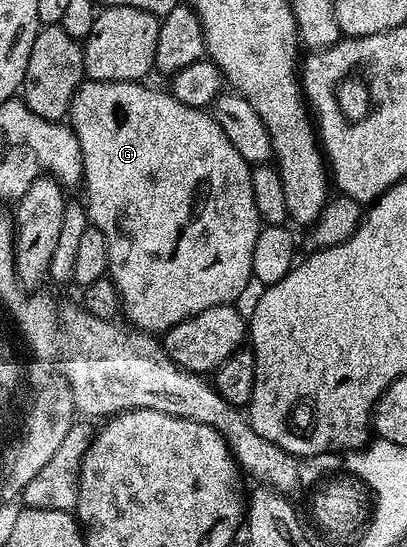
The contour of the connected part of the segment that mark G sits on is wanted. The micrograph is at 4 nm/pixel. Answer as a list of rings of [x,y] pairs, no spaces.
[[[85,80],[81,82],[80,87],[76,89],[74,99],[68,108],[67,125],[71,126],[76,131],[78,136],[78,144],[82,148],[82,164],[84,165],[84,180],[82,183],[82,191],[88,197],[86,201],[86,209],[88,213],[88,221],[91,225],[96,226],[106,236],[106,248],[108,249],[108,272],[107,277],[112,279],[112,283],[116,285],[116,291],[120,297],[123,317],[128,317],[133,327],[138,330],[143,330],[153,336],[163,335],[165,330],[174,328],[178,324],[182,324],[186,319],[192,318],[195,314],[206,312],[206,308],[214,308],[215,306],[227,306],[235,303],[236,297],[247,288],[248,282],[253,281],[252,277],[252,257],[254,256],[254,244],[258,240],[262,229],[262,223],[258,216],[258,208],[254,204],[254,188],[252,187],[252,172],[253,167],[243,156],[238,152],[238,148],[234,148],[234,144],[230,144],[230,136],[226,136],[226,132],[222,132],[222,128],[217,124],[216,119],[212,117],[207,109],[199,106],[187,106],[182,104],[182,100],[178,100],[167,89],[155,90],[152,86],[144,86],[143,81],[139,82],[94,82]]]

